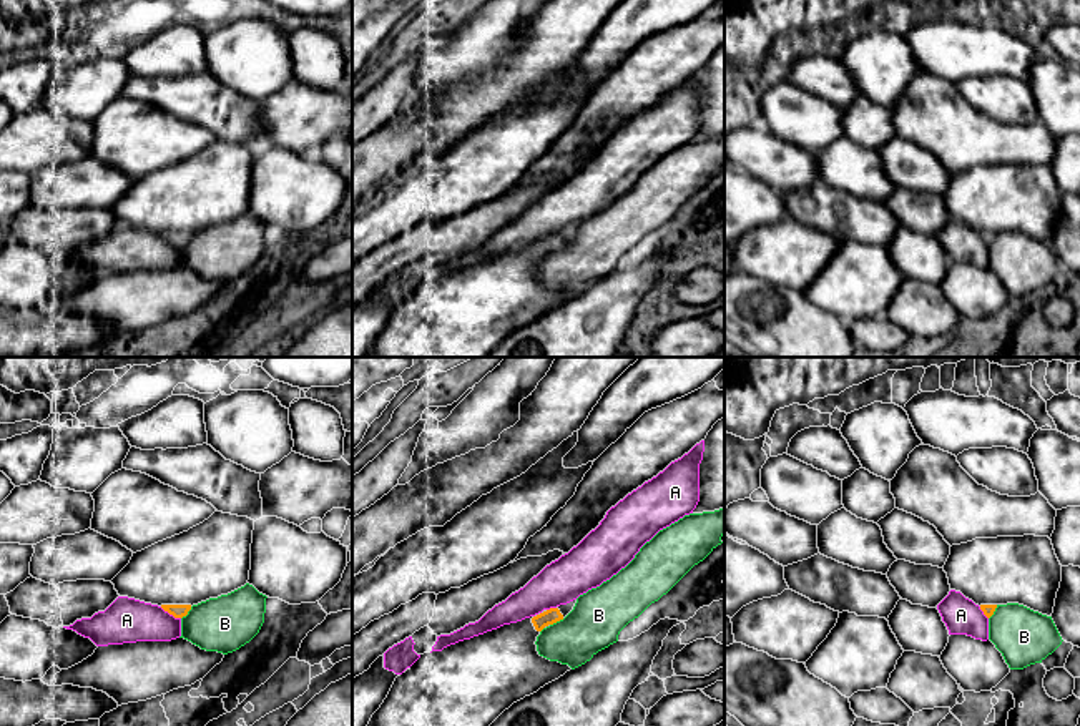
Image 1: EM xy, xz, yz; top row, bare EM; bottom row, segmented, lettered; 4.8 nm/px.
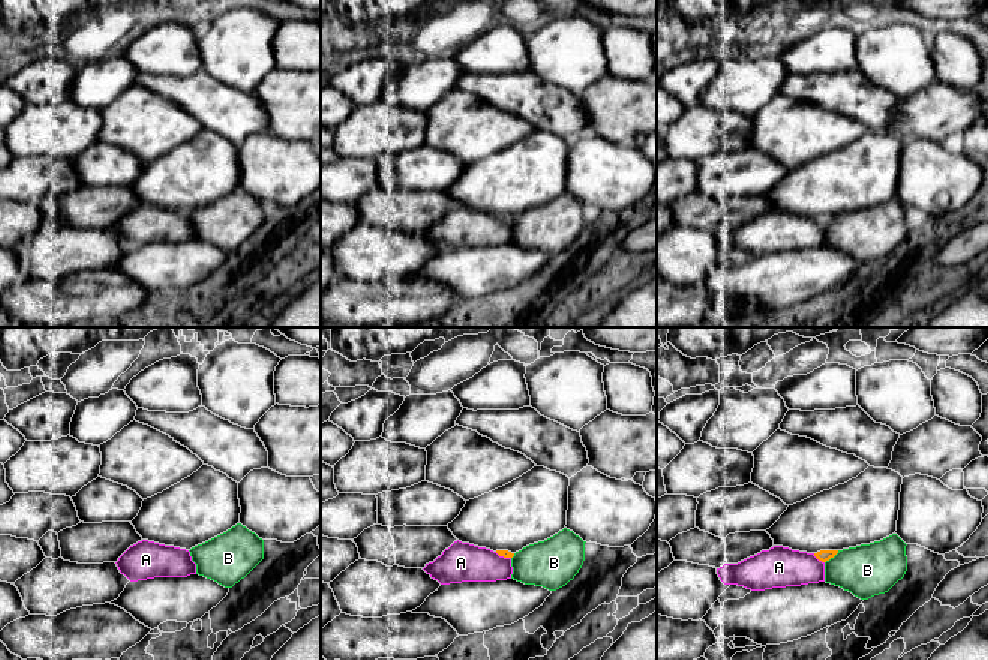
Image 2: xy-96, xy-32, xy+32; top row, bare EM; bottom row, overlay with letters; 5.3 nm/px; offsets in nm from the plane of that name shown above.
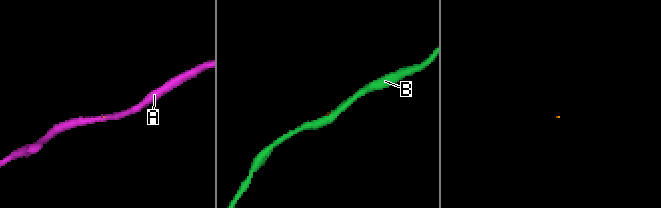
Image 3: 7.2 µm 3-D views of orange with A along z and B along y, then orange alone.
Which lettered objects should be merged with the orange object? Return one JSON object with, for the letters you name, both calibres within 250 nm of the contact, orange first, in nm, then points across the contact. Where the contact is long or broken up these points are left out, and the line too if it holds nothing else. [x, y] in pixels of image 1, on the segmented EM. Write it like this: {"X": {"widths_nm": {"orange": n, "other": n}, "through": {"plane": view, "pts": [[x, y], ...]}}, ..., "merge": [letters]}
{"merge": []}

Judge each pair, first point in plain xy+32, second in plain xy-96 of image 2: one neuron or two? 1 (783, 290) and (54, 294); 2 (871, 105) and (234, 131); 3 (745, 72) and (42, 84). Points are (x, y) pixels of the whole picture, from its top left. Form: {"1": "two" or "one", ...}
{"1": "two", "2": "one", "3": "two"}

